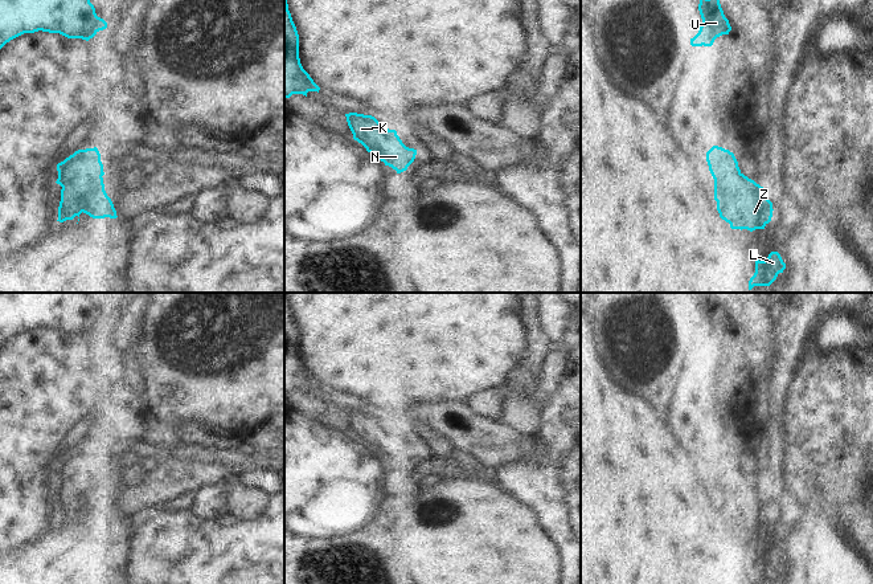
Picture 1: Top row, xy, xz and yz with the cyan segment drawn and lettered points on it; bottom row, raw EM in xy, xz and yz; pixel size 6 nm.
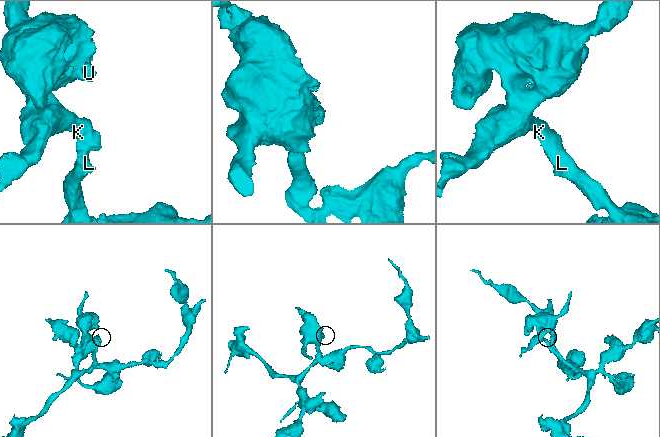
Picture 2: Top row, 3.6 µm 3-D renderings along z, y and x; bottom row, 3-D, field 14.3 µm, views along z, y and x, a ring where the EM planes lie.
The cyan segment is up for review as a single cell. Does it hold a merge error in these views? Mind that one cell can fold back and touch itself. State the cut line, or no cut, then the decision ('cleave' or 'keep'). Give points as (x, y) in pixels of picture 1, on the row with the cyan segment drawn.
no cut; keep

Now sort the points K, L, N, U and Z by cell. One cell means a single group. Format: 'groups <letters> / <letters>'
groups K L N U Z

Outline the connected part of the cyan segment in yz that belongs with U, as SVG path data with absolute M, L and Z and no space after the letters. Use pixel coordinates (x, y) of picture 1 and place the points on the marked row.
M700 0L698 11L702 23L698 33L690 38L692 46L712 46L717 37L729 34L731 26L724 15L720 0Z

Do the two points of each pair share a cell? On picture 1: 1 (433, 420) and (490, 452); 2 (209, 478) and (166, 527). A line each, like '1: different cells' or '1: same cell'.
1: same cell
2: different cells

